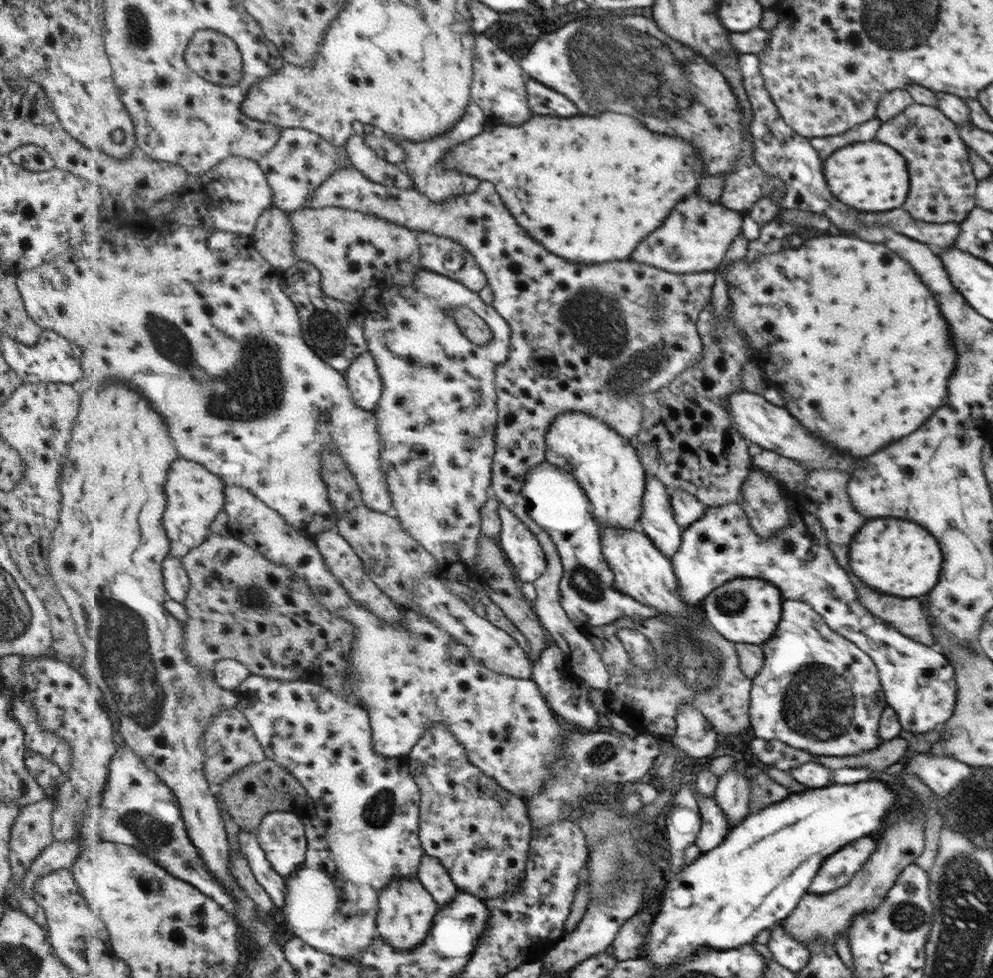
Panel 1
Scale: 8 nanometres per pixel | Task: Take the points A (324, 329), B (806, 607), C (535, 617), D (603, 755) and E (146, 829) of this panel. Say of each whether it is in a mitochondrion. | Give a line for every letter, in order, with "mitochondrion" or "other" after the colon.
A: mitochondrion
B: other
C: other
D: mitochondrion
E: mitochondrion

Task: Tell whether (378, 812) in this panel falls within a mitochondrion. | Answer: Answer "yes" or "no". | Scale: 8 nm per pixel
yes

